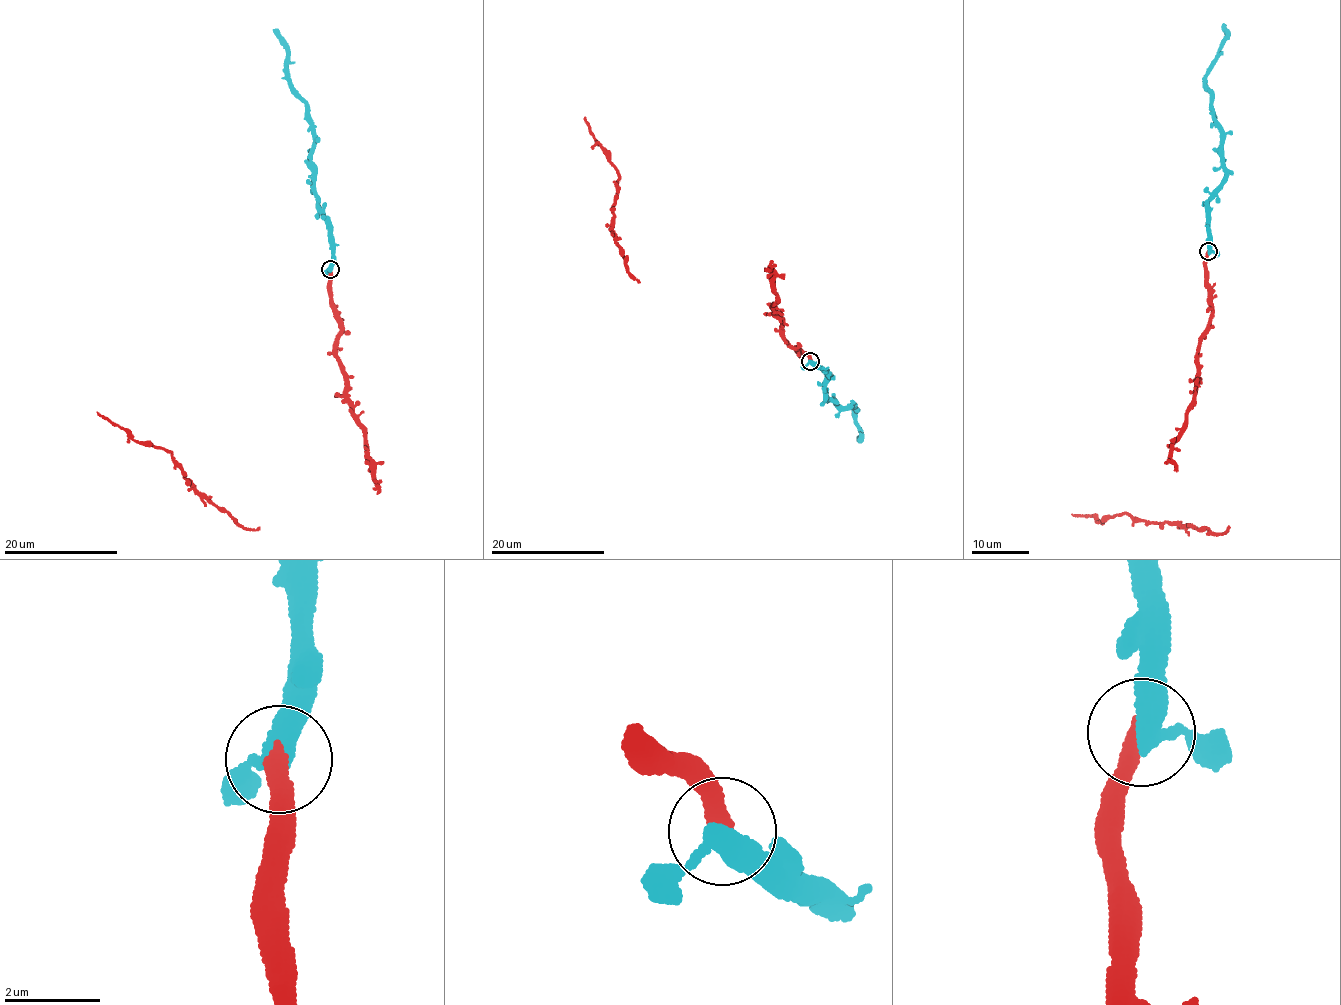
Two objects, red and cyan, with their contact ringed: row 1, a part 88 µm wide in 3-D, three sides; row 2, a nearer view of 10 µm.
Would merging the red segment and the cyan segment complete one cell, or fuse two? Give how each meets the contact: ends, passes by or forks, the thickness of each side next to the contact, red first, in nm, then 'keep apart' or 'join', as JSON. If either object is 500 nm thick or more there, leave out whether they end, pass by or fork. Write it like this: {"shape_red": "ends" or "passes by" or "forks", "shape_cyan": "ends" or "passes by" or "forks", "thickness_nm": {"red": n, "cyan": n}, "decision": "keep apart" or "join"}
{"shape_red": "ends", "shape_cyan": "passes by", "thickness_nm": {"red": 360, "cyan": 400}, "decision": "join"}

